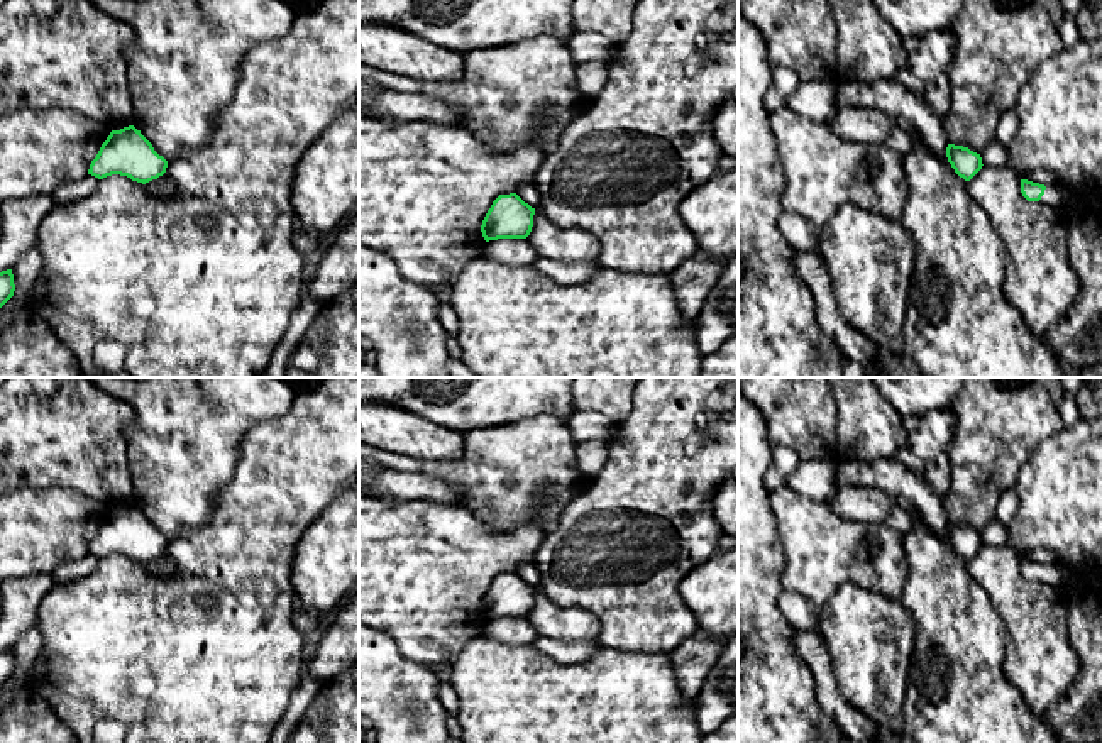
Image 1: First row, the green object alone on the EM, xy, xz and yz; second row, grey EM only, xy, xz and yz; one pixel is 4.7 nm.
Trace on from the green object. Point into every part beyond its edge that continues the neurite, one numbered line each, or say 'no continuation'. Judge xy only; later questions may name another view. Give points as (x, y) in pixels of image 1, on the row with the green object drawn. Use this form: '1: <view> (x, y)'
no continuation

